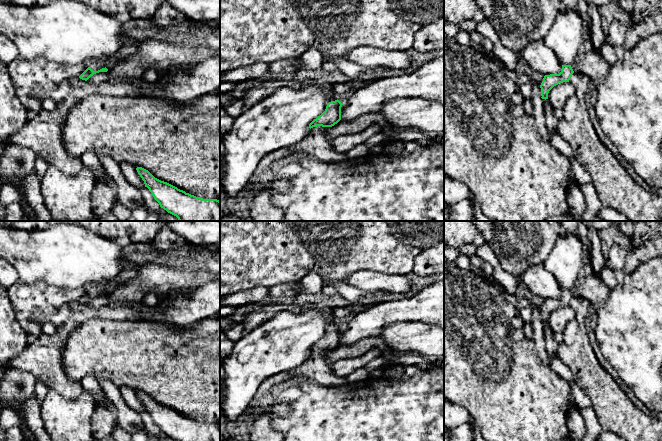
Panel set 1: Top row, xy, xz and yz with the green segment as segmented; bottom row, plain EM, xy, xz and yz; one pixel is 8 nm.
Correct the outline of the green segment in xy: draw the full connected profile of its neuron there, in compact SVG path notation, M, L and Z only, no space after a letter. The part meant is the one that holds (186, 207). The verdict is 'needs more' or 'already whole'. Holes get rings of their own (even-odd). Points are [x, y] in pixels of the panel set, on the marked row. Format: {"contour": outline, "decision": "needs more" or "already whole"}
{"contour": "M142 167L136 170L160 207L179 221L220 221L219 200L196 197L155 178Z", "decision": "already whole"}

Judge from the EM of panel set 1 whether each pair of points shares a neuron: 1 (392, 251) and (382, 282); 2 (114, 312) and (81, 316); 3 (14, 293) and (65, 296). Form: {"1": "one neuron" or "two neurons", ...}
{"1": "two neurons", "2": "one neuron", "3": "one neuron"}

